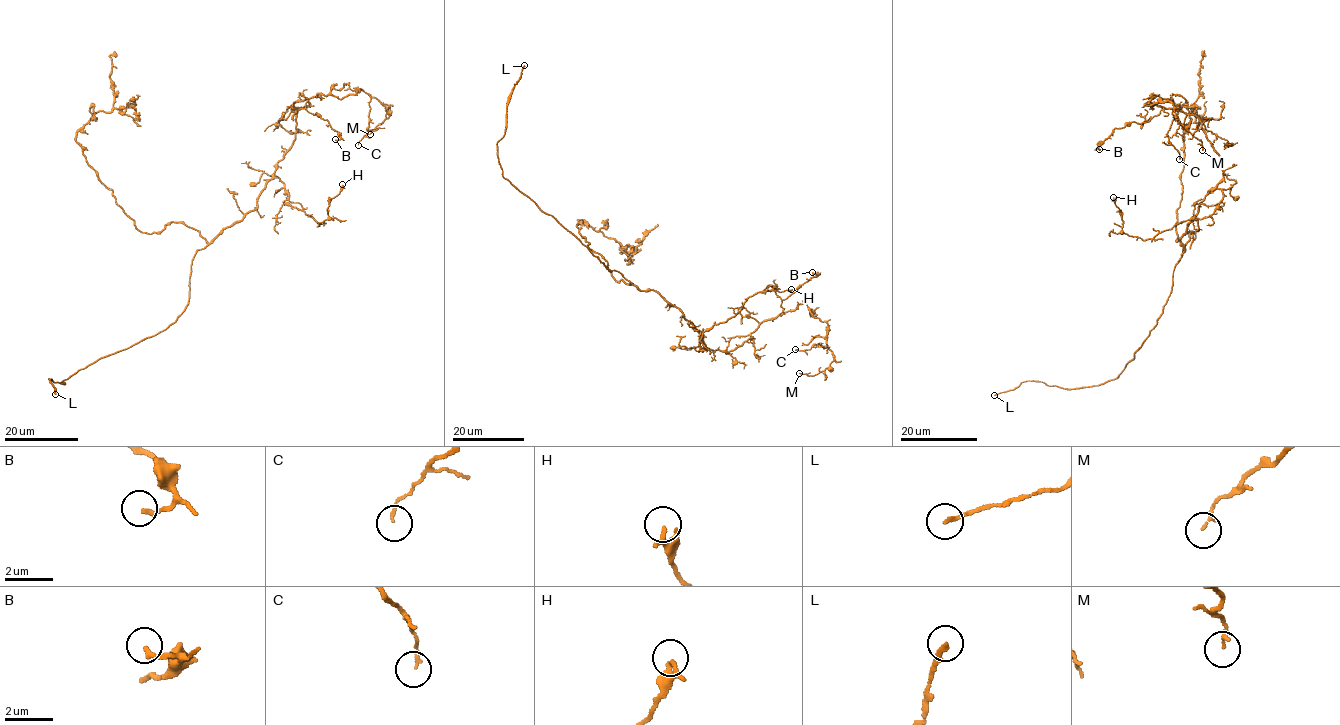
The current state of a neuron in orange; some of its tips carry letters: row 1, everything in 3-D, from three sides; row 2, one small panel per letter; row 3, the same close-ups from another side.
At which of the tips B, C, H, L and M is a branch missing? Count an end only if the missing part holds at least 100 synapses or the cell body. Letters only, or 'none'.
L

